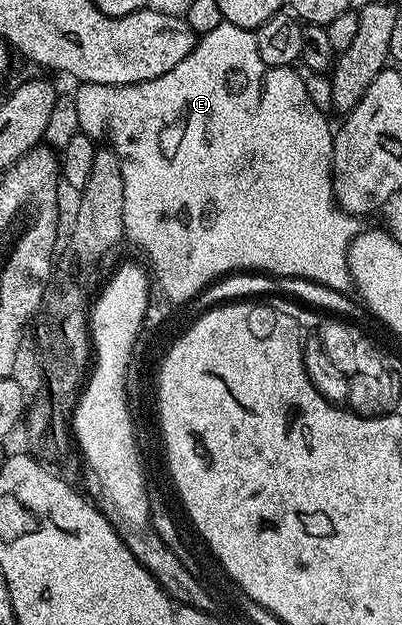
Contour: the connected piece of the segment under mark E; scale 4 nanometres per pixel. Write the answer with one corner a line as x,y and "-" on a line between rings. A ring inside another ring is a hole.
222,20
215,31
200,34
197,46
189,52
167,75
159,79
140,81
134,85
87,84
82,82
75,93
73,109
79,123
80,132
99,139
106,130
109,133
111,147
121,160
123,175
123,223
126,238
139,245
148,260
148,268
157,268
166,293
177,303
189,301
198,296
206,286
234,271
249,271
249,261
257,263
257,271
279,277
305,277
317,281
337,292
344,293
352,286
353,276
349,274
349,245
359,232
358,218
340,208
333,196
333,139
334,130
329,130
329,121
321,114
319,106
313,102
305,81
296,73
296,68
287,65
268,65
263,63
257,46
257,34
254,30
235,27
229,21
-
263,239
263,257
257,255
259,241

